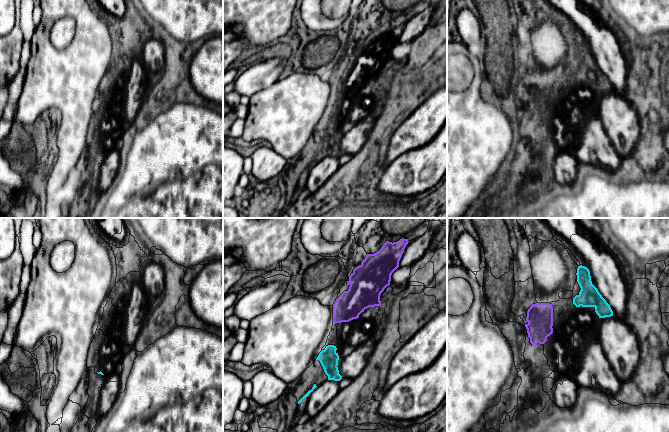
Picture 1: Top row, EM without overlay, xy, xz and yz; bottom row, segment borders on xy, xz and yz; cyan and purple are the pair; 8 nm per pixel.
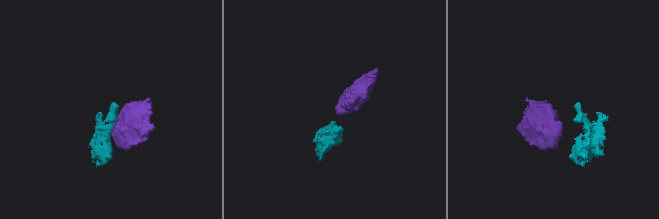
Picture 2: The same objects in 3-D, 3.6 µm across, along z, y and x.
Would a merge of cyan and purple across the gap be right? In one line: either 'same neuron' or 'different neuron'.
same neuron

